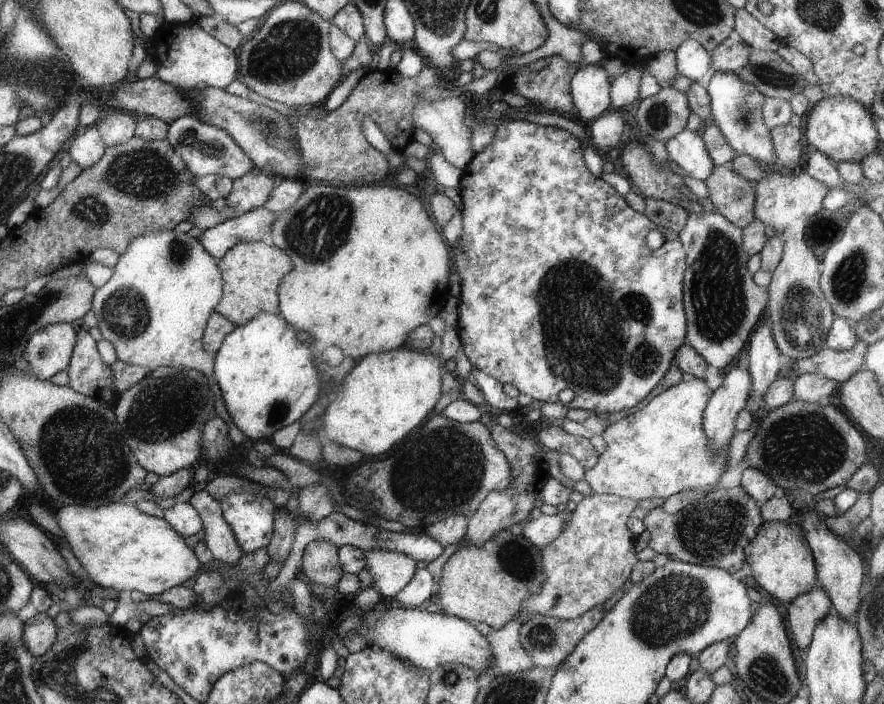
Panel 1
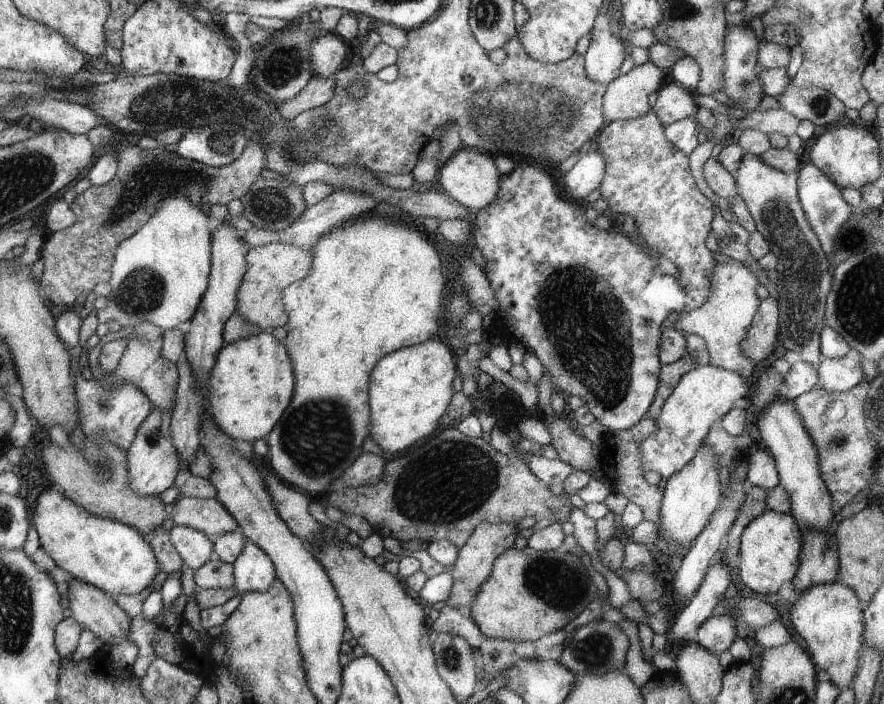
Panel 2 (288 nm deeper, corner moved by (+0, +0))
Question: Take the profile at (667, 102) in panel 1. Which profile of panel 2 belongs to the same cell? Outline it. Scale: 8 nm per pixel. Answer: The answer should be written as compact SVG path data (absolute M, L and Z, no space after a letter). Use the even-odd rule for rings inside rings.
M669 80L663 84L661 90L657 90L657 100L651 106L663 128L683 118L695 118L697 108L699 106L695 102L695 92L687 92L679 84L673 84Z

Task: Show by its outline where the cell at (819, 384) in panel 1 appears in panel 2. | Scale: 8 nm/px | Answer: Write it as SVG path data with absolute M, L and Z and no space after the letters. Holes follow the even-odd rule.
M851 354L849 358L839 358L839 360L825 360L815 366L819 384L817 388L823 388L825 392L847 392L859 382L865 380L865 374L859 364L859 356Z

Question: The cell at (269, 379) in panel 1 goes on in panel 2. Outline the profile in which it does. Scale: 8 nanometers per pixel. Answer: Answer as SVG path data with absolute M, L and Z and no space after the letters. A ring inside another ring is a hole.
M261 330L255 336L223 344L207 376L203 394L207 396L207 414L211 414L211 420L219 430L231 440L253 444L265 440L281 412L287 408L293 388L293 368L285 346Z

